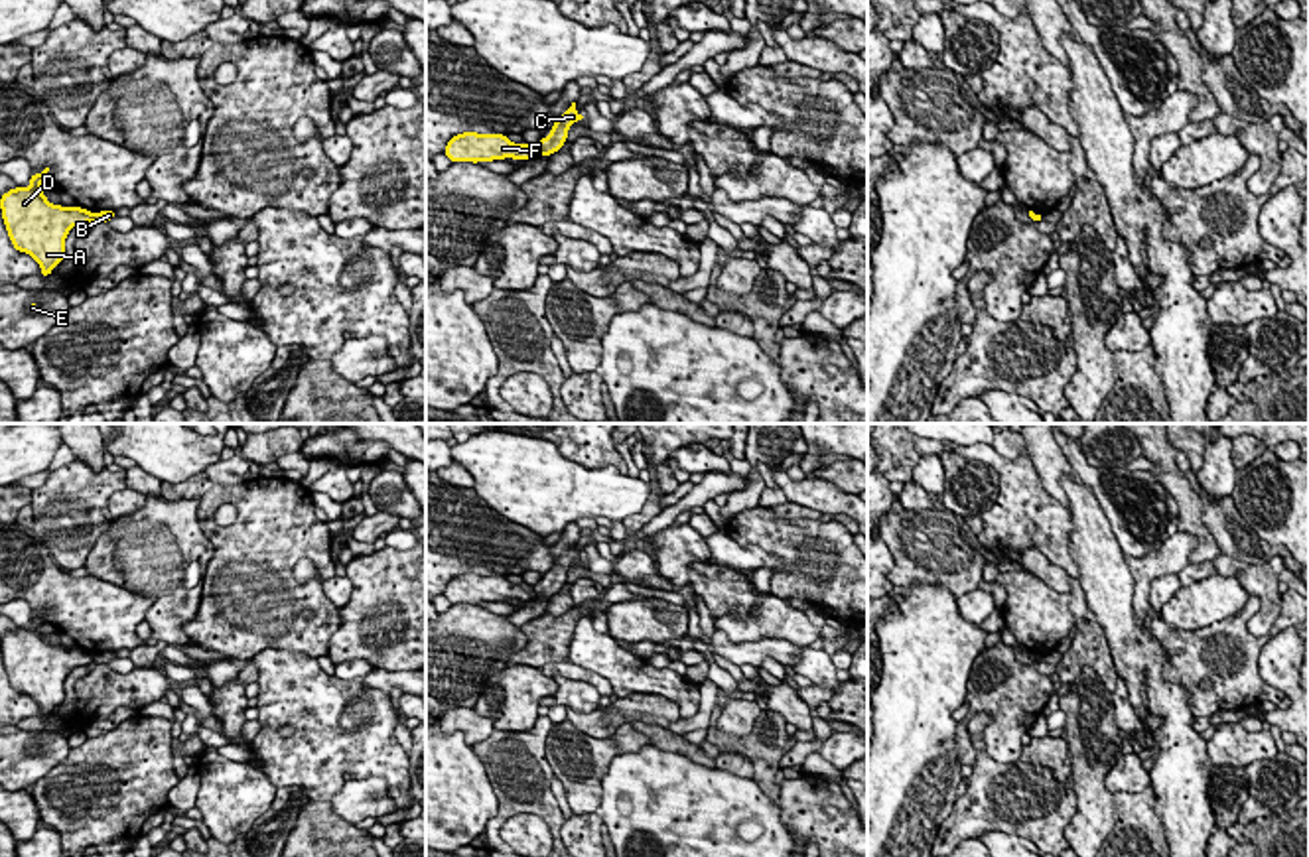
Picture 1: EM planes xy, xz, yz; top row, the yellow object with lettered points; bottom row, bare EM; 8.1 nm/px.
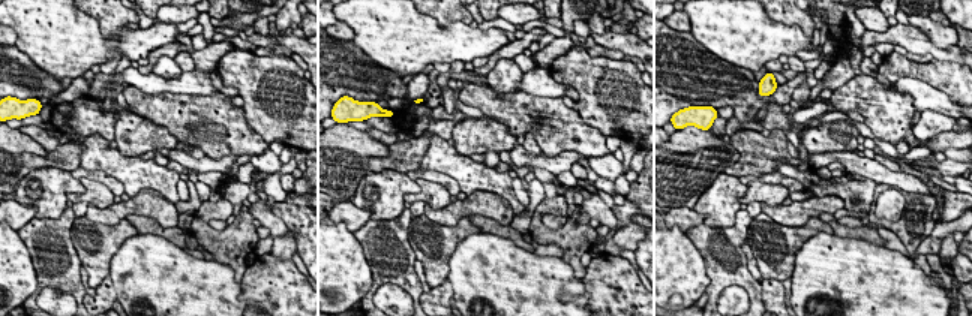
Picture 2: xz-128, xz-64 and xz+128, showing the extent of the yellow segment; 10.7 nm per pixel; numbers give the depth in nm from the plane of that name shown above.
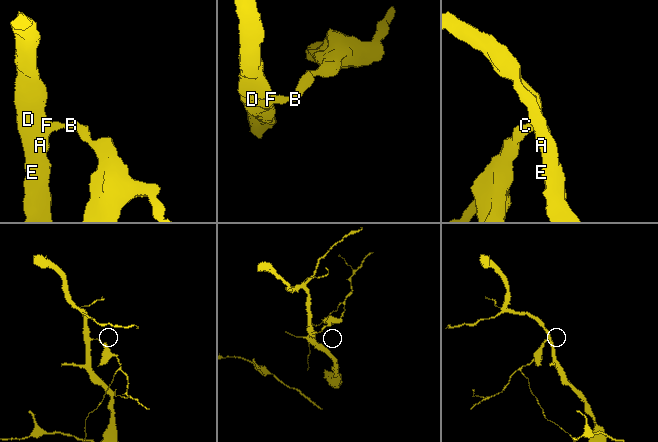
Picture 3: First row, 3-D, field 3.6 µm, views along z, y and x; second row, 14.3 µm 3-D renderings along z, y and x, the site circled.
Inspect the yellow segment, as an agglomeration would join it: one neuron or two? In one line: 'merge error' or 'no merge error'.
merge error

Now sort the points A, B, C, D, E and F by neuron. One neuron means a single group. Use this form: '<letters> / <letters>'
A D E F / B C

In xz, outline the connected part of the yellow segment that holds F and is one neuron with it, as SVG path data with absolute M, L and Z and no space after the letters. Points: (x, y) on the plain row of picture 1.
M461 573L455 575L448 585L444 595L453 603L493 603L493 601L532 601L536 597L534 587L520 583L511 583L505 575L477 575Z

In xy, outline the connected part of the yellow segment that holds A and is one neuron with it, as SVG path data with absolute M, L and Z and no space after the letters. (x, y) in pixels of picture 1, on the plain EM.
M45 609L32 615L30 628L18 626L0 638L0 650L10 684L18 693L30 695L41 709L41 719L65 699L65 680L77 666L95 662L83 648L61 648L47 642L39 630L45 625Z

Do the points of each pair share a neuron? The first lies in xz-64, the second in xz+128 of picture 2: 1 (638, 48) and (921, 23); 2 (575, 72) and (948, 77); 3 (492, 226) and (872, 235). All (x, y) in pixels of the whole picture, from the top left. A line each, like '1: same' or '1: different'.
1: same
2: same
3: same

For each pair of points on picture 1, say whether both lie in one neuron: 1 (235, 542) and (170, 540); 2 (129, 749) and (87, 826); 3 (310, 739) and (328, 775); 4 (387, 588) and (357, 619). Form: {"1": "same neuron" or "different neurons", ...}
{"1": "different neurons", "2": "same neuron", "3": "same neuron", "4": "same neuron"}

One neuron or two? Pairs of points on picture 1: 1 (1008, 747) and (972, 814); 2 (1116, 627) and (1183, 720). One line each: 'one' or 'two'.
1: two
2: one

